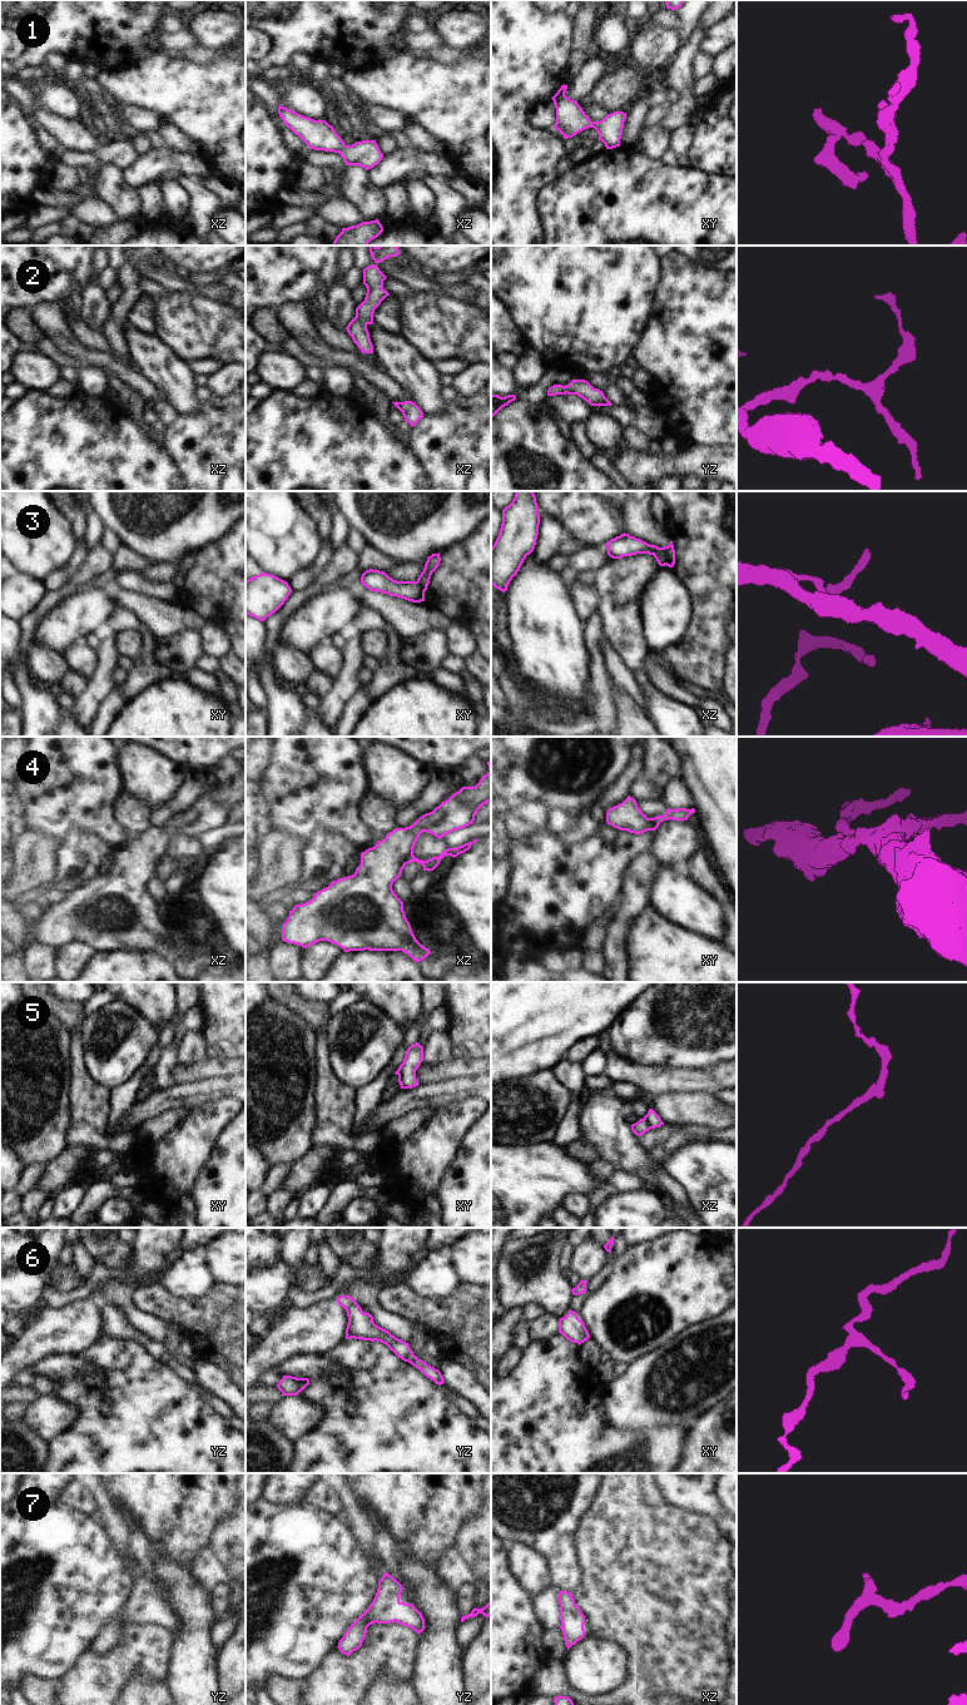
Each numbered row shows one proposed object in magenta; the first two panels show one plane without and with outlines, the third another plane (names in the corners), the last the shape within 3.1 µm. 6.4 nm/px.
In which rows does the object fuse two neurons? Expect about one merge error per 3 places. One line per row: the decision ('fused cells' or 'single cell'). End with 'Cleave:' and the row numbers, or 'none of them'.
1: single cell
2: single cell
3: fused cells
4: fused cells
5: fused cells
6: single cell
7: single cell
Cleave: 3, 4, 5

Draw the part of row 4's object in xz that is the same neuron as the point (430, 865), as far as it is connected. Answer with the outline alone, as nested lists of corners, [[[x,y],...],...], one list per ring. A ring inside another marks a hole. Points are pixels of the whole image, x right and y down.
[[[473,839],[472,842],[468,842],[468,843],[465,843],[457,848],[447,848],[445,852],[442,852],[440,856],[437,857],[432,857],[427,861],[422,861],[422,859],[418,859],[416,858],[413,854],[410,856],[407,859],[406,859],[406,864],[411,863],[411,862],[417,862],[420,863],[422,867],[423,867],[423,871],[433,871],[441,862],[441,859],[445,857],[445,856],[451,856],[451,857],[457,857],[458,854],[461,853],[465,853],[466,851],[468,851],[471,848],[471,846],[477,842],[478,839]]]

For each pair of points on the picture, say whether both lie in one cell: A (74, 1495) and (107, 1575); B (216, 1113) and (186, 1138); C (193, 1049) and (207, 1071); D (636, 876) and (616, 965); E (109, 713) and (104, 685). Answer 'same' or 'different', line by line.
A: different
B: same
C: different
D: same
E: different

